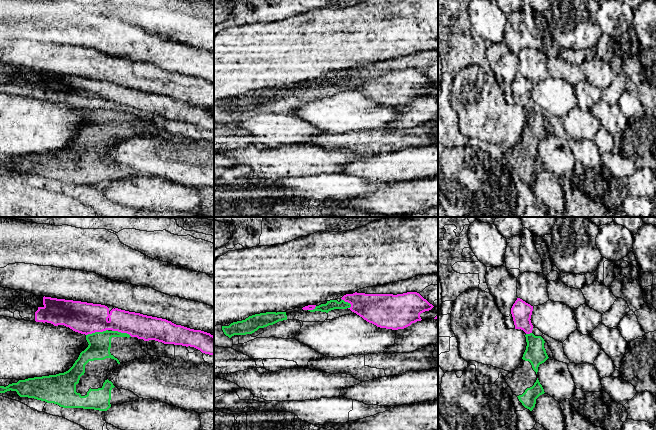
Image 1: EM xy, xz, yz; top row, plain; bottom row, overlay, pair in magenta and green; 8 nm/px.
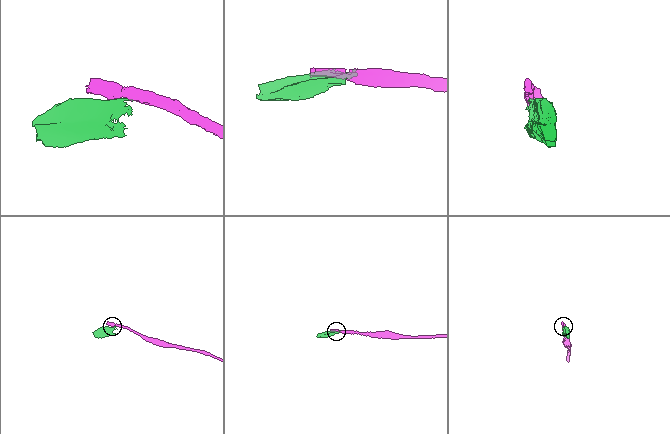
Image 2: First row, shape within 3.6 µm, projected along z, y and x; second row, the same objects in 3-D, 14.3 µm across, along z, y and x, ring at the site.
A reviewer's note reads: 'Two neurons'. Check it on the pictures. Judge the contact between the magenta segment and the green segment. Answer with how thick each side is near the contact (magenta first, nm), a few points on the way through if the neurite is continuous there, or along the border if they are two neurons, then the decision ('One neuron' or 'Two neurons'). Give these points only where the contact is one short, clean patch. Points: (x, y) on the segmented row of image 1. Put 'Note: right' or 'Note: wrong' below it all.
Thickness 260 nm (magenta) against 180 nm. Two neurons
Note: right

